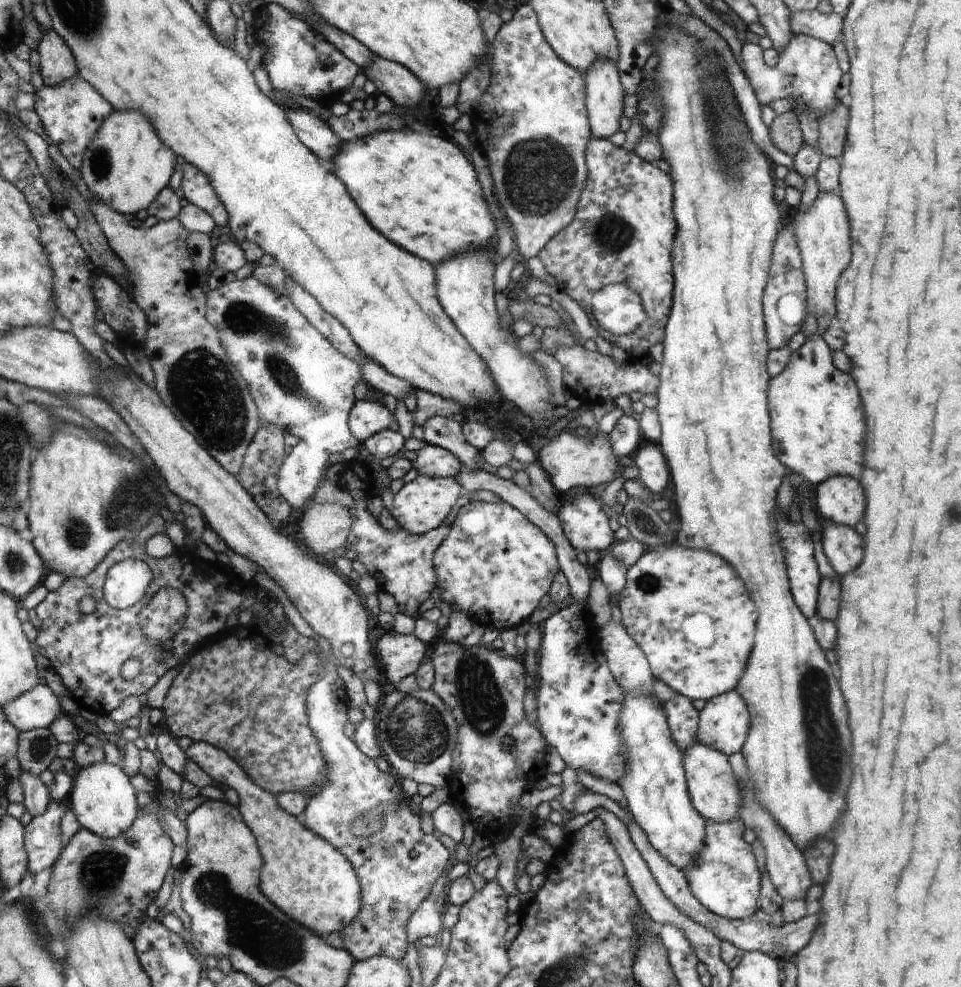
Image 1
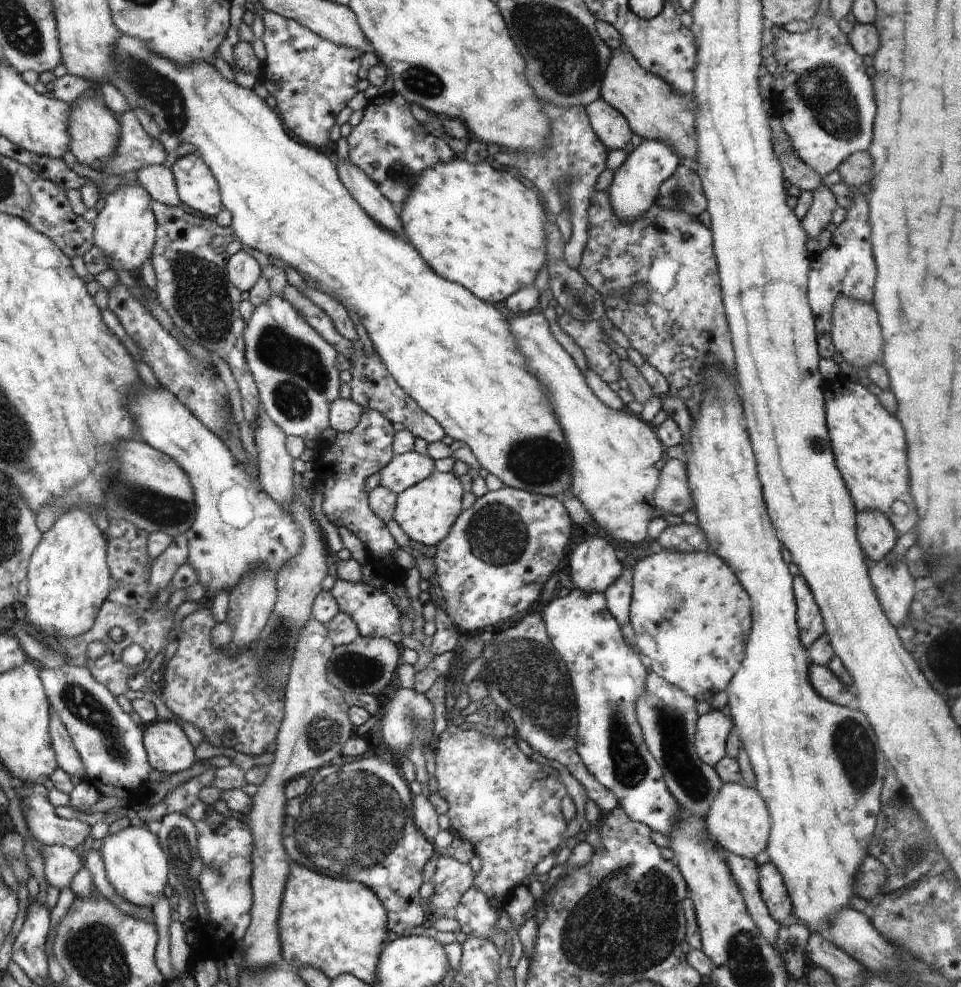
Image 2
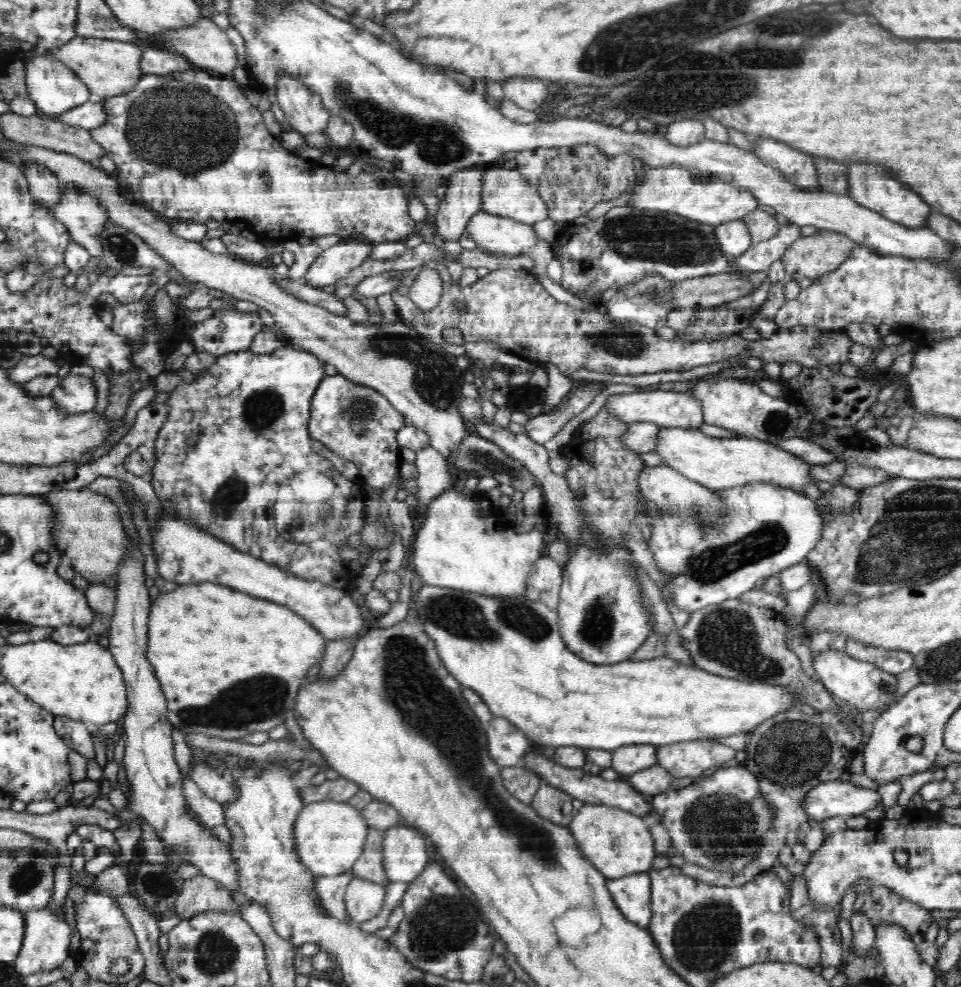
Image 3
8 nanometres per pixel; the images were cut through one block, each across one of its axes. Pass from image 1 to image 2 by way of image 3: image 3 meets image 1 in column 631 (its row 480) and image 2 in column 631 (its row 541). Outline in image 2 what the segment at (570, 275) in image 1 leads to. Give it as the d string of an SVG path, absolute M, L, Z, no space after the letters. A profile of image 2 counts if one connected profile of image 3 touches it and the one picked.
M595 192L591 197L591 207L588 208L588 220L591 222L591 227L588 228L588 242L584 252L582 252L582 262L577 268L577 271L586 279L586 282L598 294L601 294L604 300L604 308L607 317L612 322L615 328L618 328L626 338L630 341L630 346L640 353L640 356L650 364L654 366L664 378L668 381L670 396L680 396L688 408L688 414L691 418L696 418L698 412L700 412L700 406L702 406L702 400L708 392L706 388L706 380L704 380L704 370L706 368L712 368L714 362L720 364L720 368L724 368L724 372L730 376L730 370L734 370L734 352L732 352L732 342L730 342L731 334L727 323L726 306L723 304L723 288L720 284L719 278L719 265L715 257L714 237L711 230L707 228L700 219L696 216L690 216L684 210L666 210L666 208L658 208L658 200L654 203L654 206L640 218L636 218L634 222L624 222L620 220L619 216L616 216L616 212L612 210L611 199L607 192Z

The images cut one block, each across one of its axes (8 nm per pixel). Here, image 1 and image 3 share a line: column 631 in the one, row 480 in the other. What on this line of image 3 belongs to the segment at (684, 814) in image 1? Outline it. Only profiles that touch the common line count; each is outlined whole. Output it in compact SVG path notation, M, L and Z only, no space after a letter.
M659 427L655 440L655 452L660 455L663 462L669 467L714 492L728 487L744 486L744 484L748 483L772 482L777 486L790 488L795 492L804 494L803 489L808 484L815 484L809 473L809 466L812 464L808 464L802 458L794 456L775 445L755 438L738 436L733 438L713 438L702 433L699 428Z

